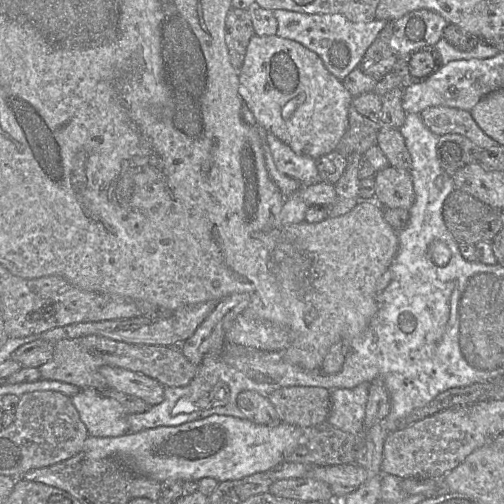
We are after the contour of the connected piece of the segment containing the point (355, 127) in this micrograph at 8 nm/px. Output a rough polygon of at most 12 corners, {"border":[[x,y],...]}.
{"border":[[351,104],[348,129],[335,151],[364,156],[377,145],[382,124]]}

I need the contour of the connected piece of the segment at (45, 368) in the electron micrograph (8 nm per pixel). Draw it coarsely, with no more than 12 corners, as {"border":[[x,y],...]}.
{"border":[[79,338],[56,342],[41,379],[100,391],[110,388],[102,360]]}

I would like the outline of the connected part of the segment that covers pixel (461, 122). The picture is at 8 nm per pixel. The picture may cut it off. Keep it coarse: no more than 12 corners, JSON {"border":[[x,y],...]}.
{"border":[[431,106],[420,116],[437,135],[461,134],[482,149],[500,146],[470,111]]}

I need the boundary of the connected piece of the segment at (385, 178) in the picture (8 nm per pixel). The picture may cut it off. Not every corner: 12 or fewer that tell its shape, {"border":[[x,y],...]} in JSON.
{"border":[[409,170],[375,173],[375,202],[409,210],[415,201]]}

